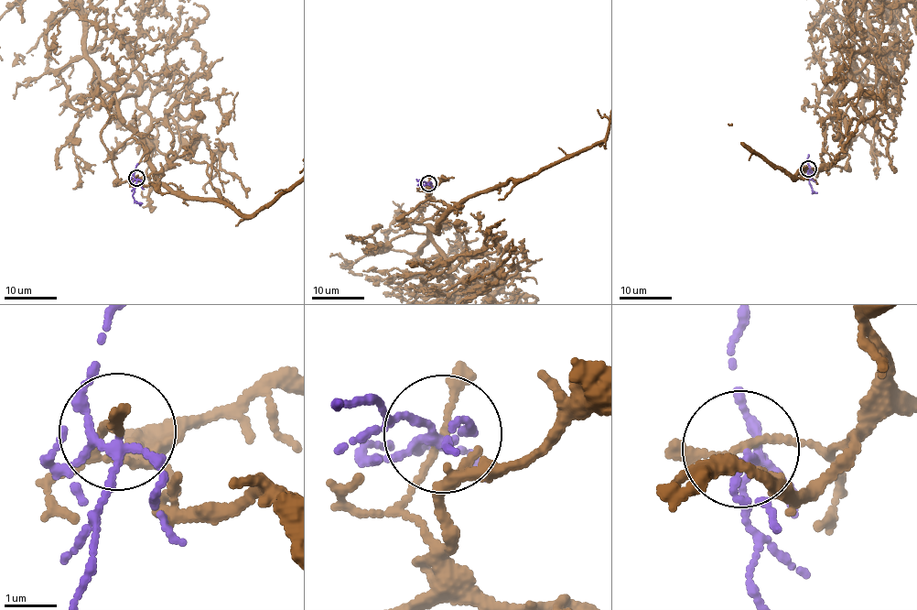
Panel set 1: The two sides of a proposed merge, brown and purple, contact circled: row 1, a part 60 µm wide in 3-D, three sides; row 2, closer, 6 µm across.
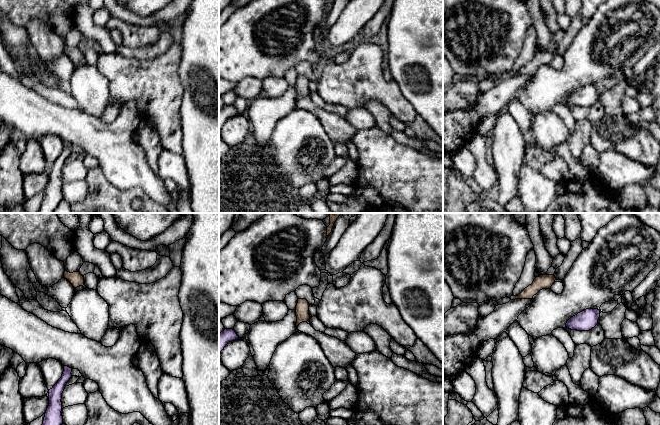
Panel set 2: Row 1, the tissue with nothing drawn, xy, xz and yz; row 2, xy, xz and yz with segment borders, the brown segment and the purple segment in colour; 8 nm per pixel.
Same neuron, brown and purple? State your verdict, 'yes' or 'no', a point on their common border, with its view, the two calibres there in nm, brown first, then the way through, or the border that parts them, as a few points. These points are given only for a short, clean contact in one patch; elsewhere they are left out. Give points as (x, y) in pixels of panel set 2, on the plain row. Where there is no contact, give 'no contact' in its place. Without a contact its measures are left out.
no; contact yz (554, 57); calibres 110 and 20 nm; border yz (555, 55), (552, 59)

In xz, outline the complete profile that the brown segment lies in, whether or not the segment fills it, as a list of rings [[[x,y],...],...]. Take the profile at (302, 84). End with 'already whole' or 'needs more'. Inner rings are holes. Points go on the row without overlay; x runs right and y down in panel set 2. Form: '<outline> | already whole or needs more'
[[[298,75],[298,79],[296,81],[296,92],[297,98],[296,103],[302,98],[307,98],[310,95],[309,91],[309,79],[306,75]]] | already whole

